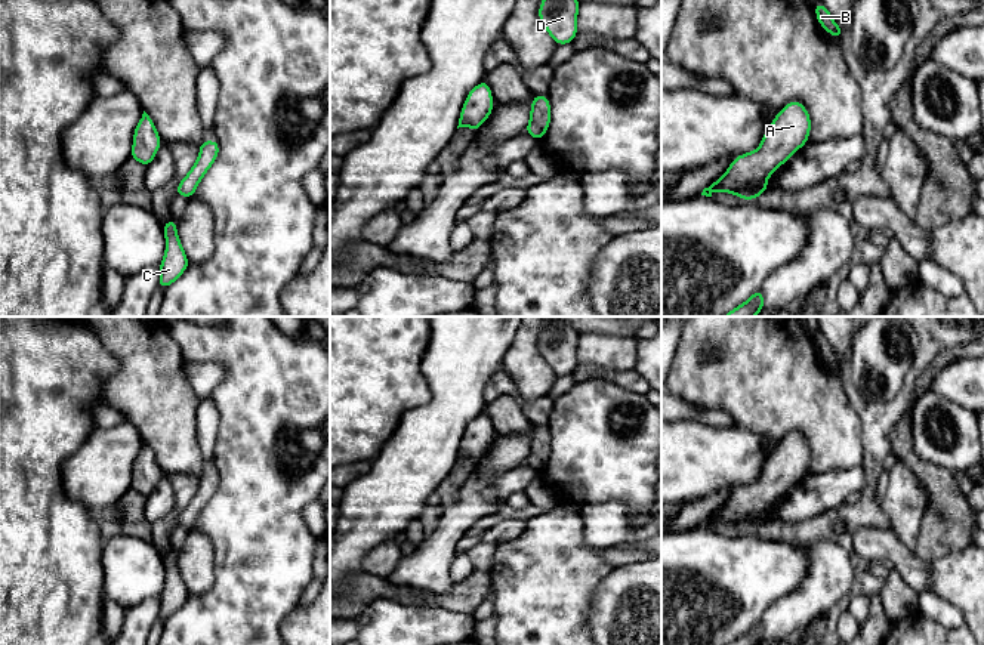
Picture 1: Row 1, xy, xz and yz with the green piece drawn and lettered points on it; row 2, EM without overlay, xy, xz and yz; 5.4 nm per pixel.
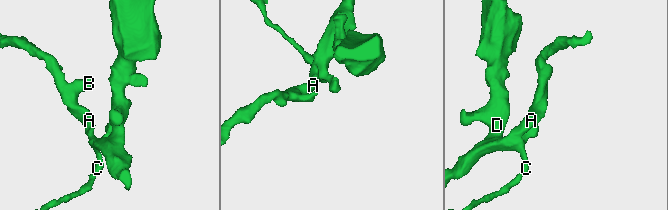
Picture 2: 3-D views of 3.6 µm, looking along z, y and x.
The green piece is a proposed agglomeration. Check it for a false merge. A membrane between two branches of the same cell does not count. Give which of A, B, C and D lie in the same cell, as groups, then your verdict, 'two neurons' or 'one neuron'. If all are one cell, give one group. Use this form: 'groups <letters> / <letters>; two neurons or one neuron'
groups A B C D; one neuron

